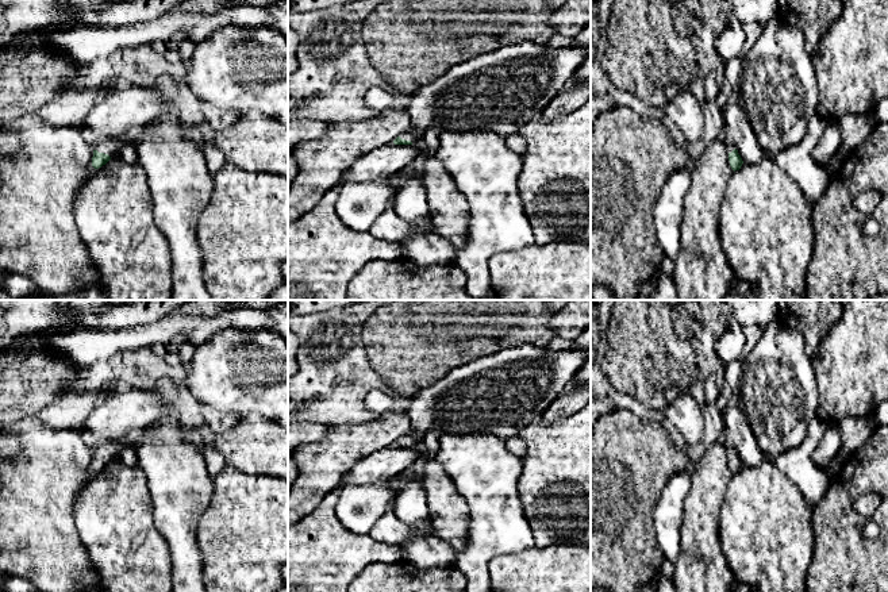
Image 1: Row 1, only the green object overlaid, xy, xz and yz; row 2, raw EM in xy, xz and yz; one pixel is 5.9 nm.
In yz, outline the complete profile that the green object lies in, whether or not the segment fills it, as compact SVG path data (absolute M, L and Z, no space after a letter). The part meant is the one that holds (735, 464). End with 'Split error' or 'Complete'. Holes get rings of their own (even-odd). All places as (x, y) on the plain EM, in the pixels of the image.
M727 439L724 442L724 445L726 445L726 449L727 449L727 453L729 453L729 464L730 464L731 472L734 474L739 473L743 464L742 464L741 458L738 457L738 453L735 451L734 445L730 442L730 439Z. Split error

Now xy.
M130 435L122 442L100 442L93 446L92 469L95 472L105 468L114 458L118 458L124 449L137 449L138 435Z. Split error

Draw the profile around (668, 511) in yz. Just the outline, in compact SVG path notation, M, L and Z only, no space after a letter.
M684 470L673 474L665 484L653 512L657 543L670 562L681 550L681 524L684 500L691 488L691 476Z

